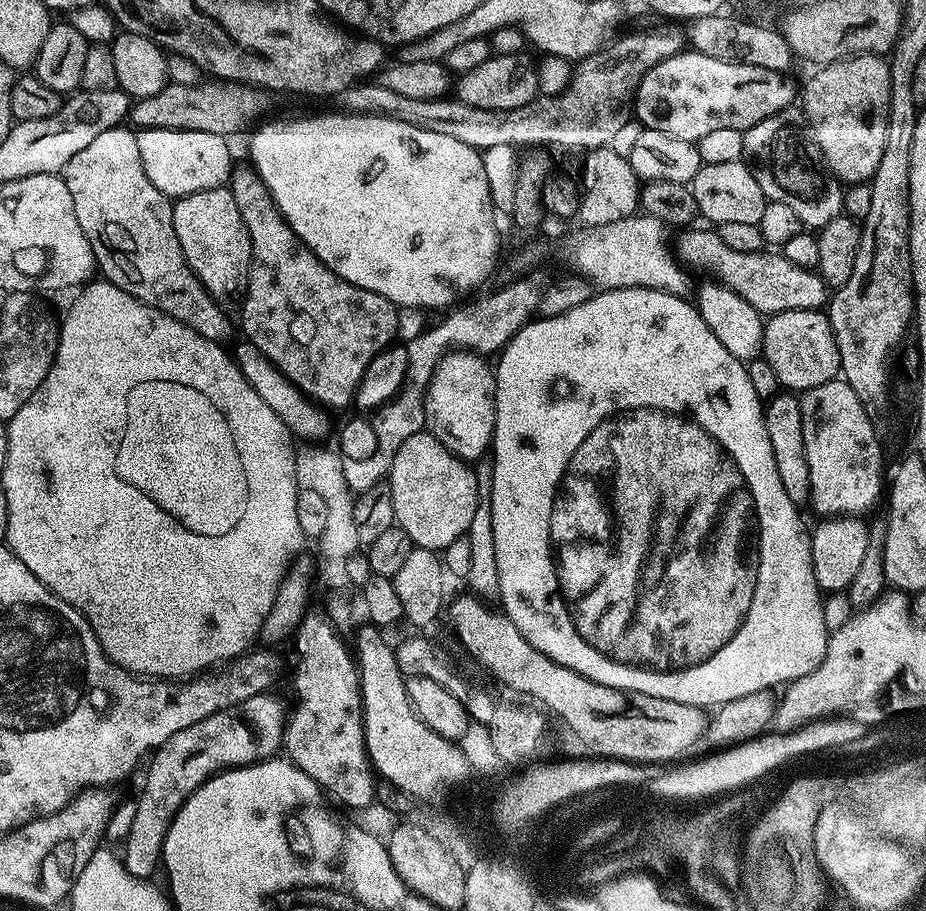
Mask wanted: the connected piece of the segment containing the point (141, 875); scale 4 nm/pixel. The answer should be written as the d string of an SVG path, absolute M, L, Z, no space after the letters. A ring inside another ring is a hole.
M265 694L246 698L246 702L229 708L227 713L216 713L174 734L163 750L151 757L144 796L137 799L134 822L122 848L124 868L129 875L136 879L151 879L156 868L159 869L168 828L185 801L219 771L275 757L282 748L285 723L285 709L280 709L272 694Z

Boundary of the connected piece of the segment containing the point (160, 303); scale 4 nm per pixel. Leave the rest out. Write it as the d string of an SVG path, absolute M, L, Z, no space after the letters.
M127 127L107 128L105 132L98 134L98 138L94 138L94 142L90 142L90 146L78 150L78 154L74 154L70 162L66 162L62 175L66 190L70 190L70 199L74 202L78 226L90 242L99 275L108 283L126 290L126 294L130 294L135 300L141 300L170 318L190 326L190 330L202 334L202 338L223 341L223 336L228 332L229 317L212 299L186 262L182 246L178 242L178 234L174 234L173 201L158 191L150 178L146 178L136 138L137 133Z

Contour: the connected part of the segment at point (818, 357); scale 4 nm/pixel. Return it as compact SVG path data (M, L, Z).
M814 308L771 313L764 321L762 359L774 366L774 374L788 390L822 386L841 375L840 355L830 322L823 311Z

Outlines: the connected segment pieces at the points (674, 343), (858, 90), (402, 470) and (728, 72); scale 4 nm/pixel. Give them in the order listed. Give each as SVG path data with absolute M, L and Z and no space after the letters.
M628 288L607 289L597 291L590 302L582 302L582 306L574 306L566 314L557 316L540 316L525 324L518 334L514 334L507 346L499 353L500 361L494 364L496 374L496 429L492 435L490 455L494 466L492 479L492 521L494 522L494 554L498 554L498 582L500 583L499 603L504 615L518 626L518 630L534 646L540 656L549 656L556 664L566 666L602 686L621 688L623 692L641 692L650 694L655 700L669 700L679 704L692 704L698 709L708 710L730 702L734 698L742 698L746 694L764 694L767 688L775 684L787 686L794 680L815 671L822 663L827 652L830 633L823 622L822 594L816 585L812 569L812 537L800 525L801 509L790 502L790 494L782 487L782 478L778 478L778 470L774 466L774 450L770 450L770 434L766 434L764 421L765 405L758 394L754 394L754 386L750 383L750 374L745 361L734 358L718 338L714 338L714 330L706 326L700 317L695 303L683 296L662 293L656 289Z
M865 54L863 56L850 56L842 60L835 60L832 64L826 64L815 69L816 73L808 80L808 85L804 88L804 101L802 107L804 117L808 120L808 125L812 128L812 134L816 137L816 144L820 147L820 153L824 156L824 163L832 170L833 176L839 178L845 185L862 184L871 181L872 176L878 170L878 162L882 162L882 150L886 150L886 122L890 114L890 70L889 61L879 56Z
M421 430L399 446L390 471L390 487L396 524L412 539L415 547L443 550L467 533L476 505L473 469L446 450L431 432Z
M683 50L674 57L658 62L636 85L636 116L644 128L662 130L662 134L674 134L674 138L693 142L699 142L714 130L738 130L745 133L748 129L758 126L758 122L778 114L793 103L792 86L780 75L775 68L763 68L757 64L737 62L732 58Z

